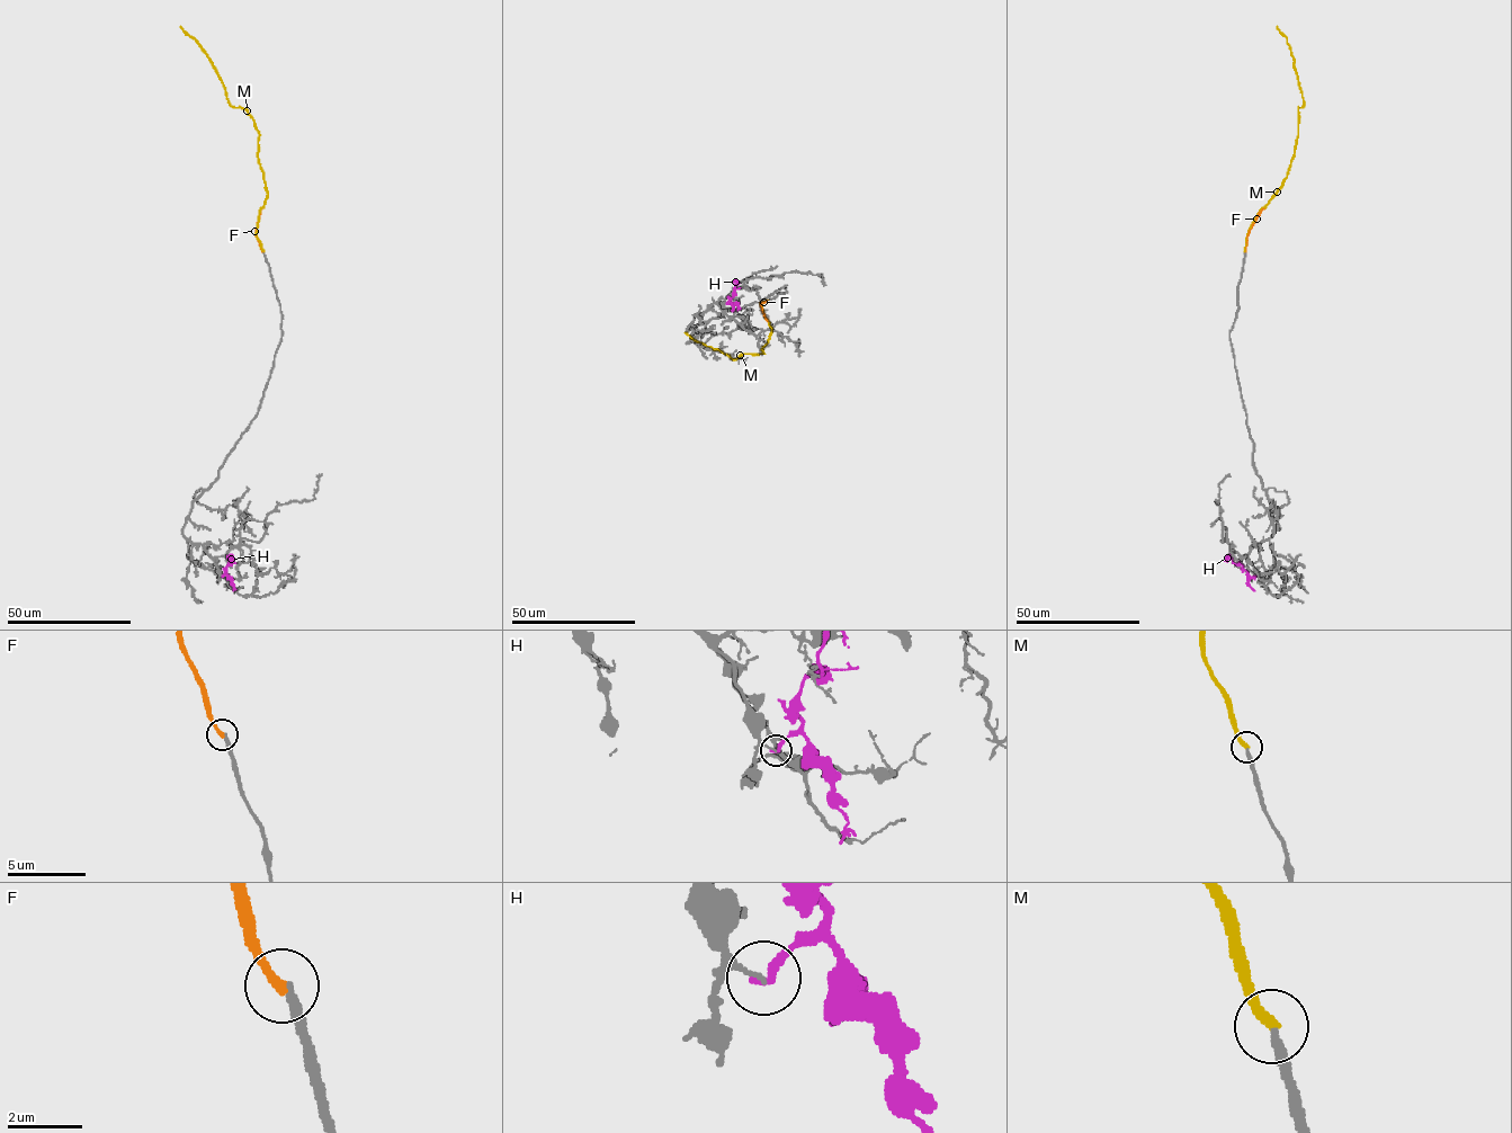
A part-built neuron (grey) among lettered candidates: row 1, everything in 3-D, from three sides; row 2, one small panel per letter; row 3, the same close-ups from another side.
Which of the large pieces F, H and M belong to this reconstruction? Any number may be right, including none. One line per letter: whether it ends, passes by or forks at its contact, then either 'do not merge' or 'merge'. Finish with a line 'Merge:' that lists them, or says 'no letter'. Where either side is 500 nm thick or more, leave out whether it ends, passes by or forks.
F: it ends there; merge
H: it ends there; do not merge
M: it ends there; do not merge
Merge: F

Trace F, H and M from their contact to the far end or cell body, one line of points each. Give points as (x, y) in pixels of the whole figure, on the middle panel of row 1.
F: (768, 300), (760, 304), (768, 321)
H: (727, 303), (731, 303), (737, 283), (731, 282)
M: (768, 300), (761, 304), (771, 331), (762, 354), (742, 354), (733, 359), (685, 332)

